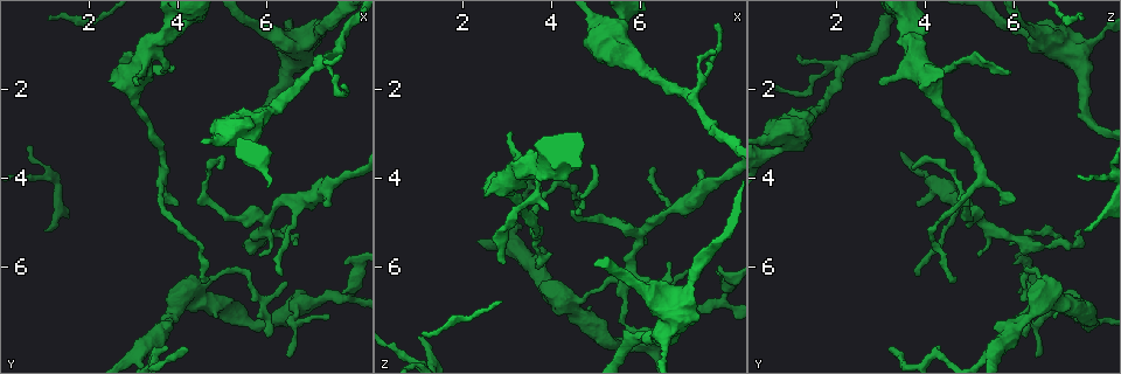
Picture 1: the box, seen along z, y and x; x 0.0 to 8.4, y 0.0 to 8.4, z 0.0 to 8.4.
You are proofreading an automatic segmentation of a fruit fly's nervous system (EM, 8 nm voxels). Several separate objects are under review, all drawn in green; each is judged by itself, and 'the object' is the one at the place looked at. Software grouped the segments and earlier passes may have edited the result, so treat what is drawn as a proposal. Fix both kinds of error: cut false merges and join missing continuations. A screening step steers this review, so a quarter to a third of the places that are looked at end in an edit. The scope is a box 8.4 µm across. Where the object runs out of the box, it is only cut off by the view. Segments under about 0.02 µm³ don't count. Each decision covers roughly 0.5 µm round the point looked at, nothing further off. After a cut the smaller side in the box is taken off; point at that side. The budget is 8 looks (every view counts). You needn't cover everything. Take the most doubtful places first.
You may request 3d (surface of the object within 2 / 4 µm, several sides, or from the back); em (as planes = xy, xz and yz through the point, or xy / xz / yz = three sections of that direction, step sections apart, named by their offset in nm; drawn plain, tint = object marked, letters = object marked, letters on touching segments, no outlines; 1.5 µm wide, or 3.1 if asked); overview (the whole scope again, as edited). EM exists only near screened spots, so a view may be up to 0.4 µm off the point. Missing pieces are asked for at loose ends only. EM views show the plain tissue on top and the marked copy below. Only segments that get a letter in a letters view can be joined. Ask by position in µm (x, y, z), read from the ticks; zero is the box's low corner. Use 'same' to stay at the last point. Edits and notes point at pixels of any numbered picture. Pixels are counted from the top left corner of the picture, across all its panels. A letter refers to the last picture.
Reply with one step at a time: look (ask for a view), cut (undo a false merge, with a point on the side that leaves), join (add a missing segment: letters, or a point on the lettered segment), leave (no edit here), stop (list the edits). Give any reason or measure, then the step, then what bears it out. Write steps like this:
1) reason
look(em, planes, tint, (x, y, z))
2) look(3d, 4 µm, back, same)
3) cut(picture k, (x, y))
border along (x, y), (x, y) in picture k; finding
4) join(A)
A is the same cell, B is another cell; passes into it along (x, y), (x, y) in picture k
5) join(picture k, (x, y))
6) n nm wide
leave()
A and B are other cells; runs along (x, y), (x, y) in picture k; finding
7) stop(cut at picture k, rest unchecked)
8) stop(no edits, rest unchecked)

tapers out
look(em, yz, step 4, tint, (1.05, 5.20, 7.60))

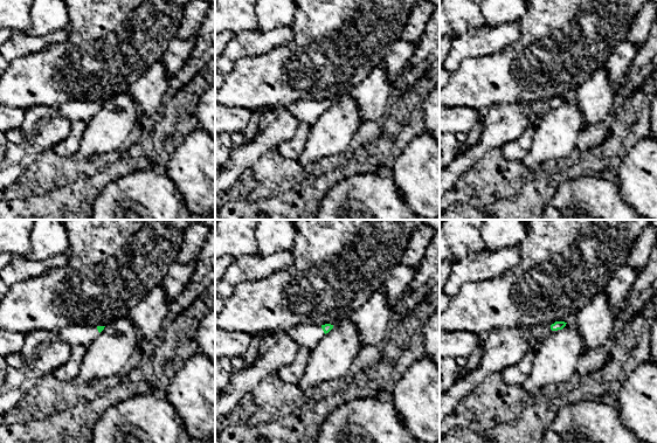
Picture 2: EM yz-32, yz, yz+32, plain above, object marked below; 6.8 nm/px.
look(em, planes, letters, same)

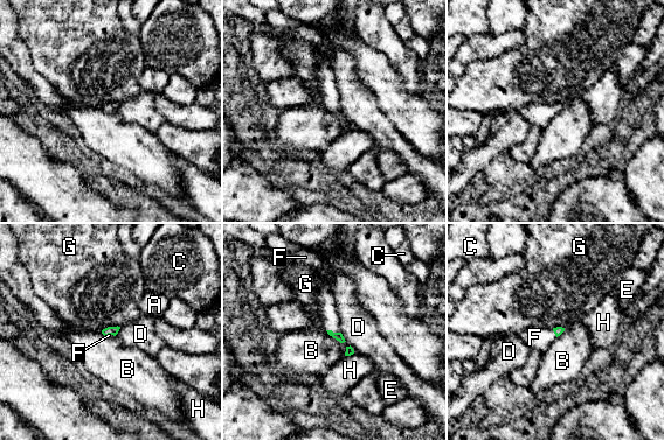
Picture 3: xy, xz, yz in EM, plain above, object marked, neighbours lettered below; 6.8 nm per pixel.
join(F)
F is the same cell, A, B, C, D, E, G and H are other cells; passes into it along (338, 336), (333, 333), (330, 318) in picture 3; the neuron continues

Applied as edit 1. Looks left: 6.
thin end
look(3d, 2 µm, (4.20, 7.85, 3.15))

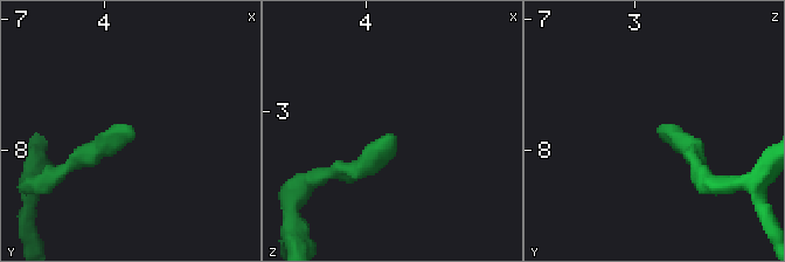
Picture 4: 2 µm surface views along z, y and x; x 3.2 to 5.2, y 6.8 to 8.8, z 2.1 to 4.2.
now the EM
look(em, xy, step 8, letters, (4.18, 7.84, 3.20))

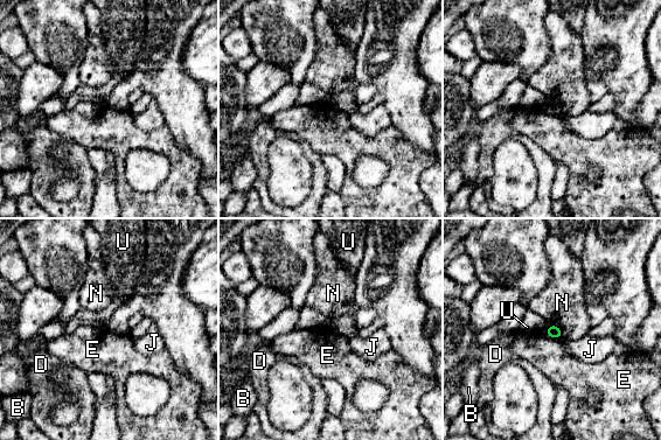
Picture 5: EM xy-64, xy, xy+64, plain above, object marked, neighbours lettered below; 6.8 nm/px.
look(em, planes, letters, same)

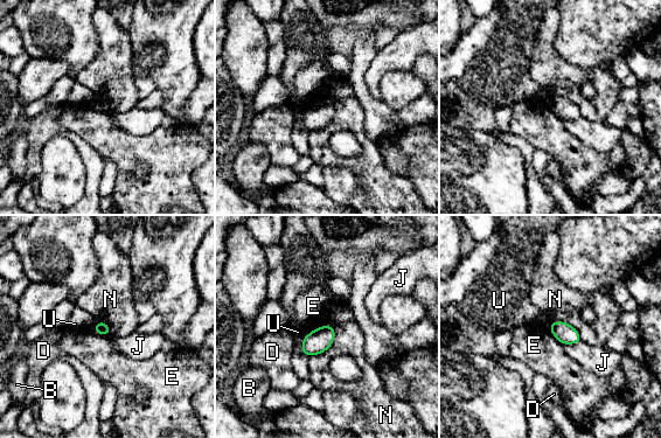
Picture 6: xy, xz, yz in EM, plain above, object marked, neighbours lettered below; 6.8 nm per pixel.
leave()
B, D, E, J, N and U are other cells; border along (335, 328), (333, 342), (308, 357) in picture 6; no lettered segment goes on from it

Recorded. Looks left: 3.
abrupt turn
look(em, planes, letters, (7.80, 6.65, 6.75))

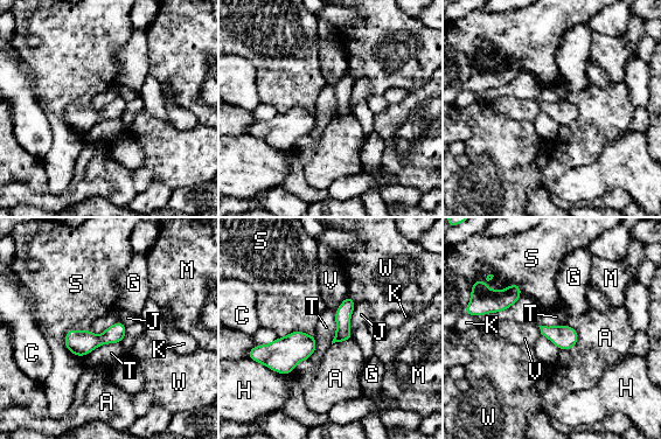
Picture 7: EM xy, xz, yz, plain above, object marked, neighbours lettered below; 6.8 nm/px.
110 nm wide
leave()
A, C, G, H, J, K, M, S, T, V and W are other cells; border along (122, 341), (99, 345), (81, 357) in picture 7; one neuron here

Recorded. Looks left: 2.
stop(join at picture 3, rest unchecked)

